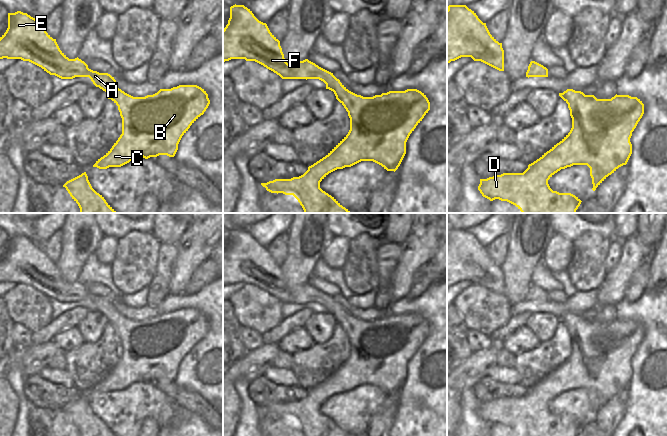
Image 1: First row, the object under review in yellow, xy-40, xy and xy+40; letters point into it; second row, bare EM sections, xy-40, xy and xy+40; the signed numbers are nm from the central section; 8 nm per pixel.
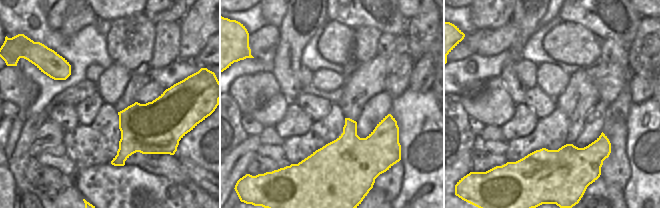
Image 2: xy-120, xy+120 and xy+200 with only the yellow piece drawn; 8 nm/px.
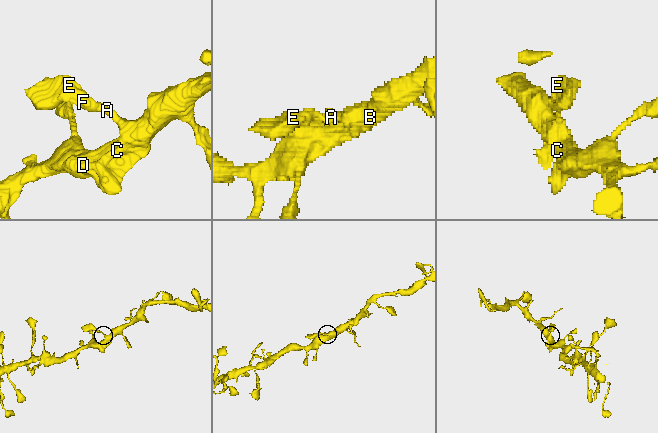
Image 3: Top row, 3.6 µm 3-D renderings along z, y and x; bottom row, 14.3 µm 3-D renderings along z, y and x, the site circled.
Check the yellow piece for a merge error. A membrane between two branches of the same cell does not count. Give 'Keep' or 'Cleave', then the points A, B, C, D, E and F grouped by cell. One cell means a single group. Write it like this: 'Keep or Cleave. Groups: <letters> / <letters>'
Keep. Groups: A B C D E F.

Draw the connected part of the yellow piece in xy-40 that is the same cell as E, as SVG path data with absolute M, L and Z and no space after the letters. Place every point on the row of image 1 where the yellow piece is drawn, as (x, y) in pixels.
M21 11L8 13L8 28L0 37L0 59L3 58L29 61L61 79L89 77L96 87L106 92L108 99L118 106L122 118L122 134L112 148L93 165L99 169L121 167L139 157L174 157L182 136L204 114L210 104L206 91L197 85L179 85L171 89L160 89L153 95L133 97L119 89L116 80L110 74L89 69L78 57L69 59L60 50L56 39L46 32L44 26Z

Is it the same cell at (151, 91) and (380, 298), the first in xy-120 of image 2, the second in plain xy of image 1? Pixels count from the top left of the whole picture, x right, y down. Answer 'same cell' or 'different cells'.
different cells

